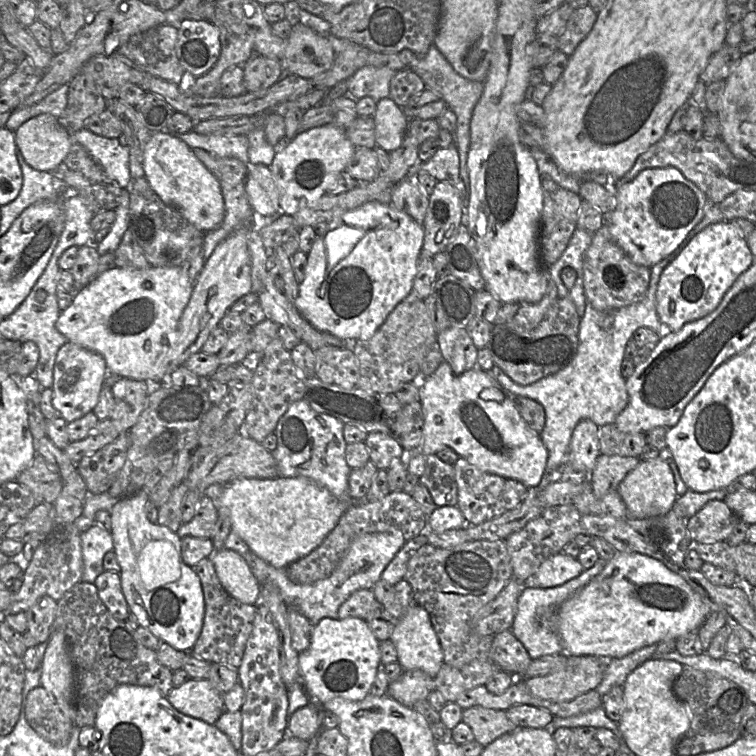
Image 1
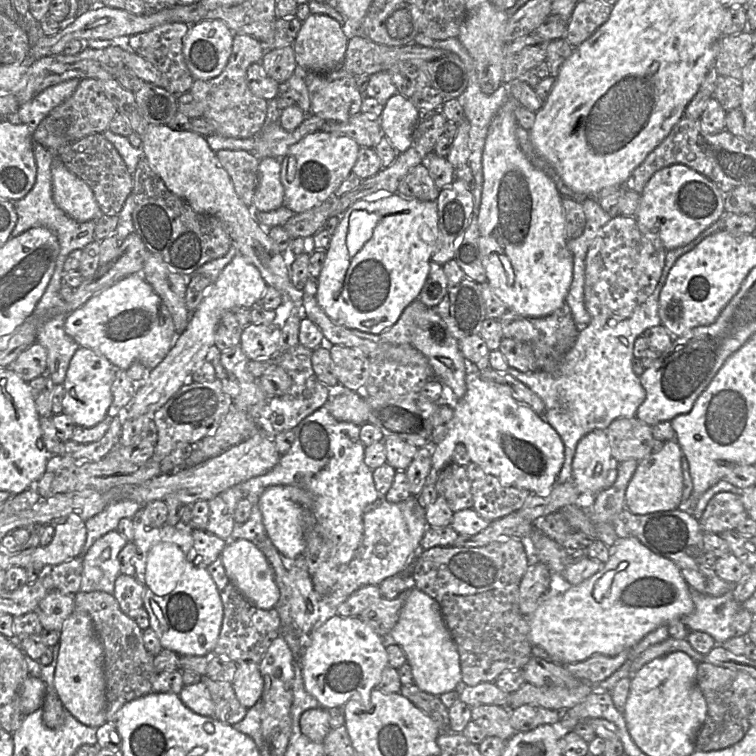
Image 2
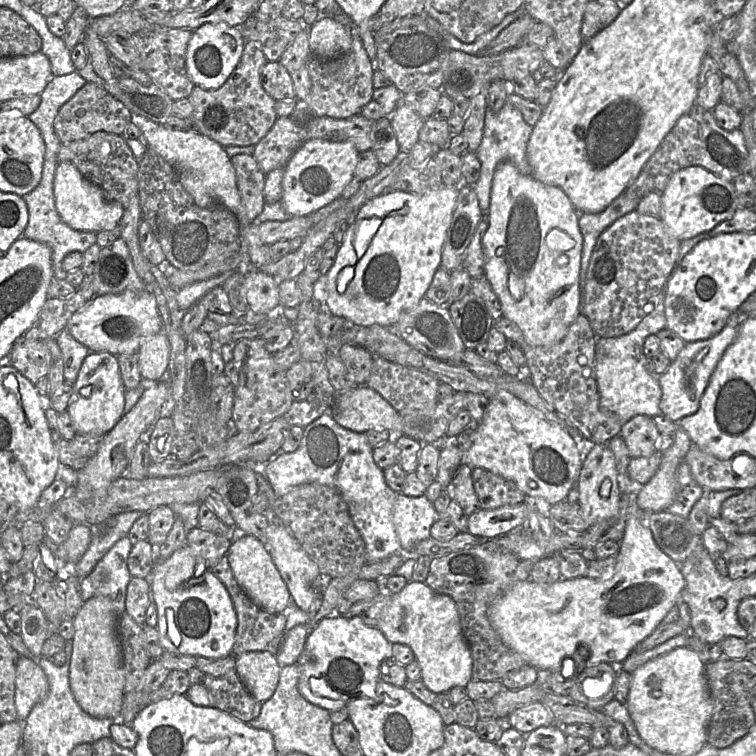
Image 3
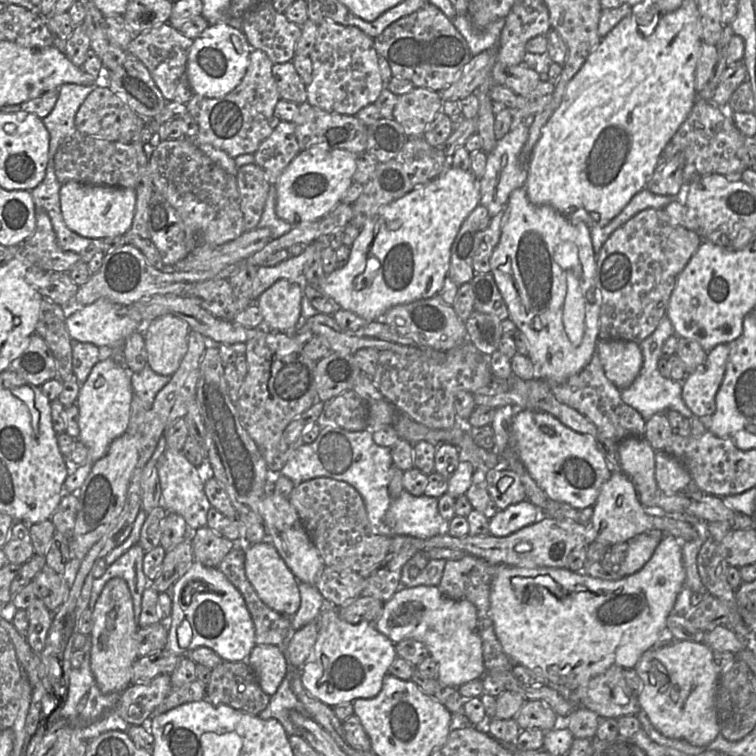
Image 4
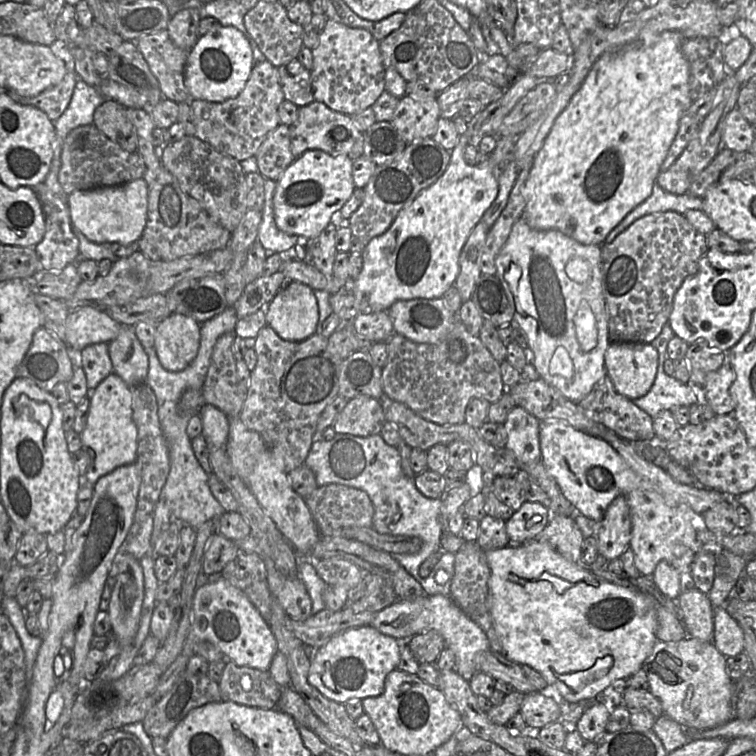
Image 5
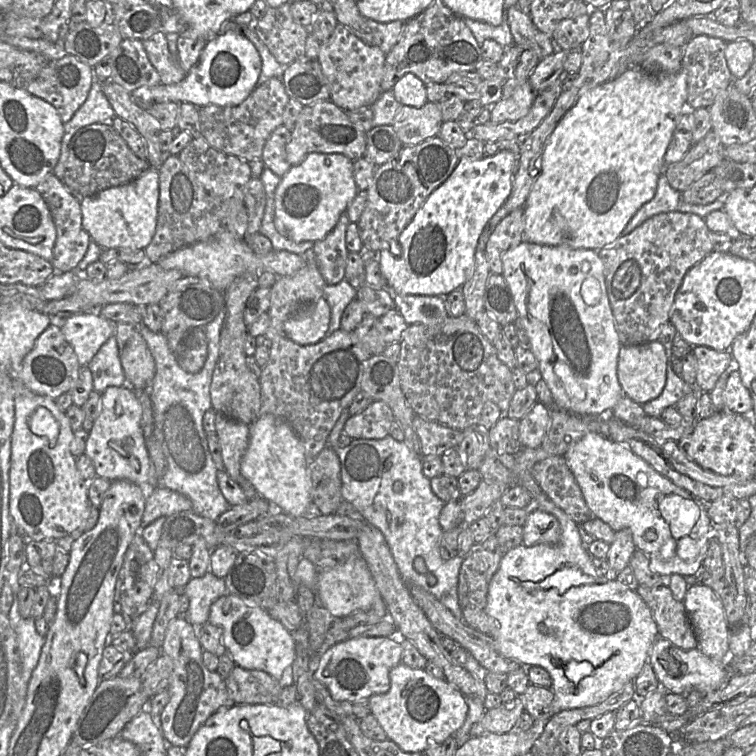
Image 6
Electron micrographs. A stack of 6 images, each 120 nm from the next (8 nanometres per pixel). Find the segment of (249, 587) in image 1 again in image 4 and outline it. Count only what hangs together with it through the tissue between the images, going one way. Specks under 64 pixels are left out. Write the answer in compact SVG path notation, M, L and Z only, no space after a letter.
M270 542L244 544L245 572L262 601L271 609L288 617L294 615L301 604L298 581L277 549Z

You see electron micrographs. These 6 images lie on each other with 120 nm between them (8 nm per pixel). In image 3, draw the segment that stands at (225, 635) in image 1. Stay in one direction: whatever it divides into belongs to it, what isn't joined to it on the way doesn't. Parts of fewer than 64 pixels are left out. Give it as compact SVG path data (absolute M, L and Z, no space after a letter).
M227 555L210 569L225 585L237 614L237 629L232 655L239 656L251 651L268 651L277 655L285 636L287 616L284 613L269 613L259 607L236 580Z

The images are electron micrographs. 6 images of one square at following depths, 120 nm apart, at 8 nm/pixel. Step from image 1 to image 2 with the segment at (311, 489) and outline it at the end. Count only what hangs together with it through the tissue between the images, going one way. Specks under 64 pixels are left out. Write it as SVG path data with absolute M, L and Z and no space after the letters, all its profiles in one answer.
M271 486L259 496L258 506L261 510L265 531L273 545L287 560L295 560L305 550L304 532L307 524L307 515L312 513L312 495L297 486Z

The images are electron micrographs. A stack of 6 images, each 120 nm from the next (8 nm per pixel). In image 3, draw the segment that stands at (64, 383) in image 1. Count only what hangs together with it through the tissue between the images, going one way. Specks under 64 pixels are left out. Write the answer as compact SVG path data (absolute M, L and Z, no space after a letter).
M90 352L79 370L67 411L77 433L106 434L125 414L126 388L120 375L118 357L109 352Z

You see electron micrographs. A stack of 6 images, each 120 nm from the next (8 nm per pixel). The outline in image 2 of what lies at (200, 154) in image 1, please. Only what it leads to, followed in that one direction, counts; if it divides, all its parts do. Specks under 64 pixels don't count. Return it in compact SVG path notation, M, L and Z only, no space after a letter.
M221 150L217 158L229 174L239 198L247 205L253 205L253 197L258 186L259 162L250 152Z

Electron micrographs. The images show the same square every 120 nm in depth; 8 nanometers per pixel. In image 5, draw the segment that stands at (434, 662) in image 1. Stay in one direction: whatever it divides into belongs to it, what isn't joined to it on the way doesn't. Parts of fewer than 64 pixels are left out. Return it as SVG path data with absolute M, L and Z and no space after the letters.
M441 594L426 595L416 600L397 599L375 613L370 625L399 642L430 630L439 632L445 640L446 647L455 655L453 670L465 679L470 679L478 671L478 655L490 650L489 640L478 624L468 617L453 599Z

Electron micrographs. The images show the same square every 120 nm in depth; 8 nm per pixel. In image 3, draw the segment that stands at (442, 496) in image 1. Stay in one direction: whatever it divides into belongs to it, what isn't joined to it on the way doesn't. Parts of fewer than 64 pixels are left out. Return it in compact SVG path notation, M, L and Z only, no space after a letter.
M461 464L444 492L459 504L466 515L480 509L479 500L473 486L472 470L475 467Z

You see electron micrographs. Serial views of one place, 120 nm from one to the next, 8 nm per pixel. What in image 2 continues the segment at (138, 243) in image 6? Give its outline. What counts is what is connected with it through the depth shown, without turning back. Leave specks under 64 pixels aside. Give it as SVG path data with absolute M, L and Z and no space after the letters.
M59 157L52 164L52 196L56 205L78 222L97 220L103 215L91 188L71 173Z

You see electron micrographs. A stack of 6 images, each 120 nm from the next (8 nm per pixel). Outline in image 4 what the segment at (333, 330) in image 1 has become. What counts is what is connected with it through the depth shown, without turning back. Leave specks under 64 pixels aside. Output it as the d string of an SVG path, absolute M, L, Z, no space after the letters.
M448 167L432 181L416 187L403 197L381 207L378 214L365 223L365 225L360 229L359 235L350 246L349 258L345 265L326 276L321 292L324 292L327 296L334 299L340 305L341 309L350 310L370 322L382 318L393 306L436 296L442 288L445 278L448 276L452 243L464 220L480 204L481 193L479 180L480 179L477 179L469 170L464 171Z

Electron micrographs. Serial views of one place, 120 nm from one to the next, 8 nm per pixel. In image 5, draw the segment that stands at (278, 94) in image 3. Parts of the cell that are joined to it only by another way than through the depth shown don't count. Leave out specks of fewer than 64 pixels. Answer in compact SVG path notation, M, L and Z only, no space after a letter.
M293 59L278 67L278 75L285 100L294 103L299 108L315 101L311 71L306 69L298 59Z

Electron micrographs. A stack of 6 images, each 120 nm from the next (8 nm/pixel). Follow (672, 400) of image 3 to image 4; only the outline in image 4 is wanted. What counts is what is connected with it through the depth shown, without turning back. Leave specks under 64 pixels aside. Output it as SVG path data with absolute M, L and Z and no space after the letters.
M735 340L719 344L707 352L705 362L682 381L682 398L694 416L711 416L716 410L716 394L723 381Z

